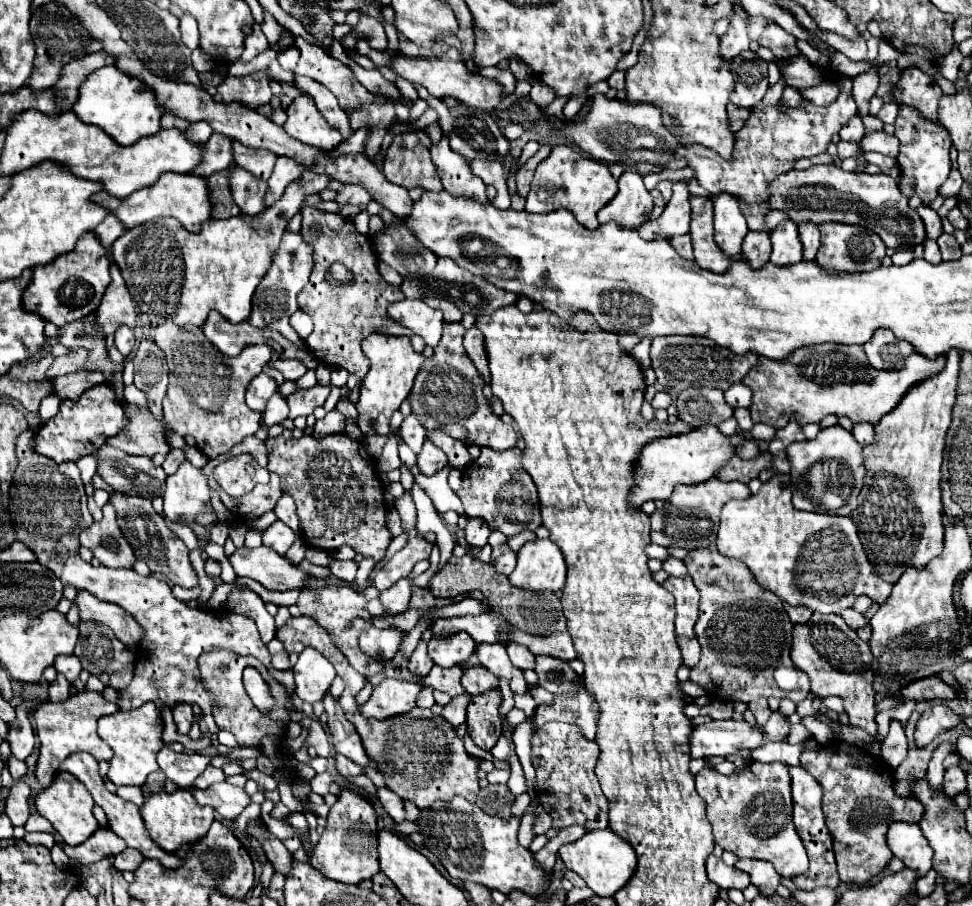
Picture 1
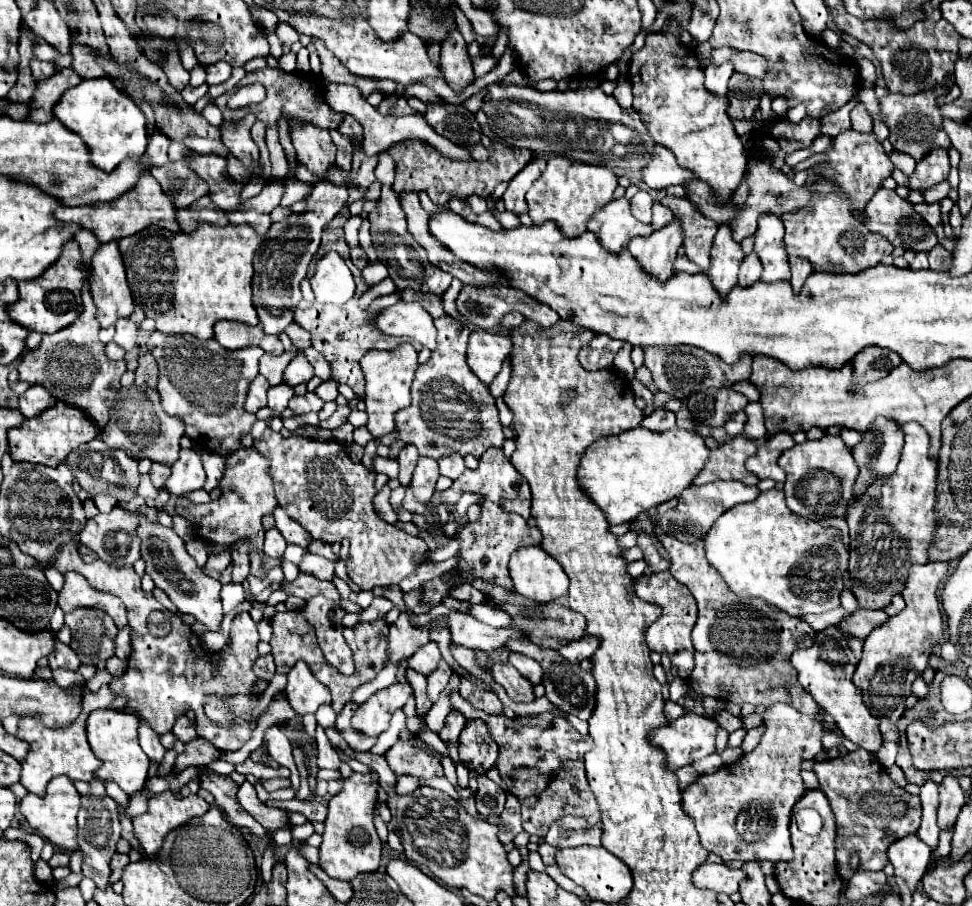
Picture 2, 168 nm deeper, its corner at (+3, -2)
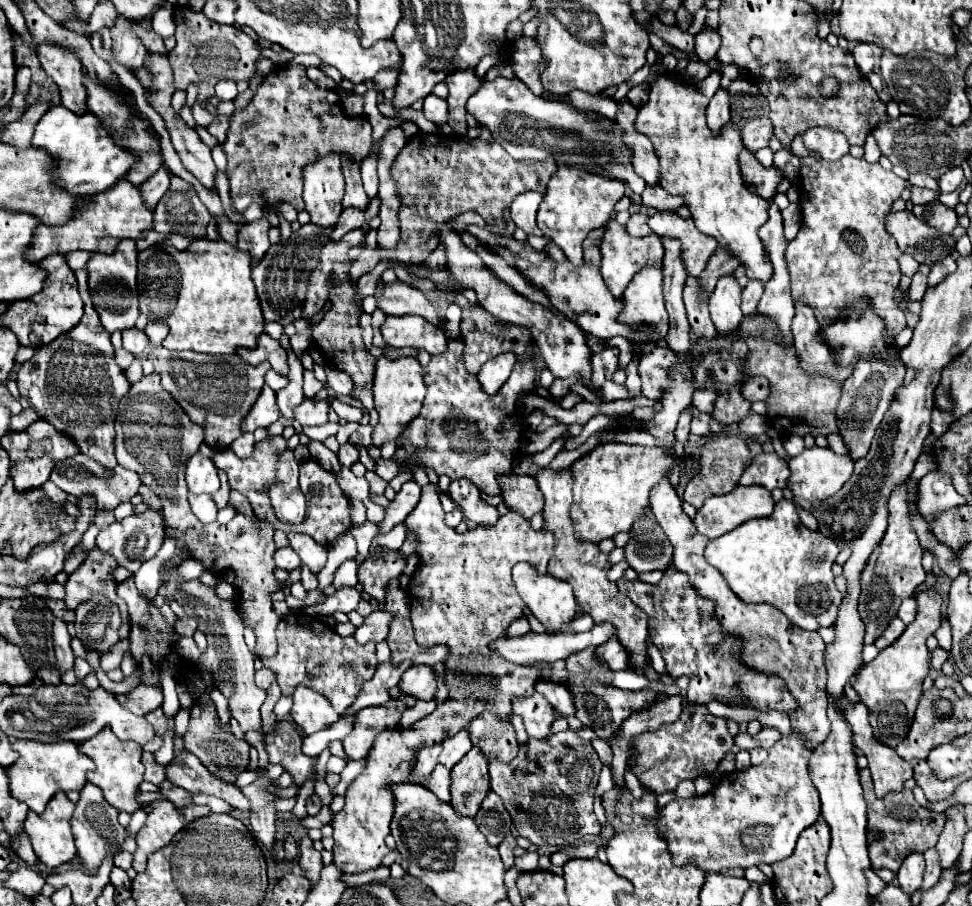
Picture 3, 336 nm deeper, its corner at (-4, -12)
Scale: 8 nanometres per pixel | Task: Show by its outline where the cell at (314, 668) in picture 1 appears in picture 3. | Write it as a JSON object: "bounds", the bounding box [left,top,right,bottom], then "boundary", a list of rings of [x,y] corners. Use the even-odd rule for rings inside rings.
{"bounds":[291,686,339,736],"boundary":[[[299,686],[293,694],[291,718],[309,736],[335,724],[339,720],[339,714],[331,708],[331,702],[327,698],[319,696],[319,692]]]}

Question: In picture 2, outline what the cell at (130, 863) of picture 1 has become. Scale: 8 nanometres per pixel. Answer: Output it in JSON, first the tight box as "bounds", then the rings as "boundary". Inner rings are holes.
{"bounds":[110,854,130,882],"boundary":[[[114,854],[112,856],[112,862],[110,862],[110,868],[112,868],[112,876],[110,876],[110,880],[112,882],[116,882],[116,880],[120,880],[122,878],[122,870],[126,868],[126,864],[130,862],[130,856],[128,854]]]}

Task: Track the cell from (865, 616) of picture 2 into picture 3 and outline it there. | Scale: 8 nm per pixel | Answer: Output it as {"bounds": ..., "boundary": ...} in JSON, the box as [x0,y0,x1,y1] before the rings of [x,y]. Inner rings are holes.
{"bounds":[875,618,905,650],"boundary":[[[893,618],[893,622],[889,624],[889,628],[883,632],[883,636],[881,636],[879,640],[875,640],[875,646],[877,646],[879,650],[891,646],[891,644],[903,634],[903,630],[905,630],[905,624],[903,624],[899,618]]]}

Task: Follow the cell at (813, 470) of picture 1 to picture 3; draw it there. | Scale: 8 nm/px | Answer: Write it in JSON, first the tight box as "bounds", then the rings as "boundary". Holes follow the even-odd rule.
{"bounds":[787,446,853,510],"boundary":[[[813,446],[813,448],[805,448],[799,456],[791,458],[789,460],[789,470],[791,470],[789,484],[787,484],[789,490],[793,492],[795,500],[805,510],[811,510],[813,502],[821,502],[821,500],[825,500],[825,498],[829,498],[829,496],[833,496],[835,492],[841,490],[841,486],[853,474],[853,462],[851,462],[851,458],[839,456],[833,450],[829,450],[829,448]]]}

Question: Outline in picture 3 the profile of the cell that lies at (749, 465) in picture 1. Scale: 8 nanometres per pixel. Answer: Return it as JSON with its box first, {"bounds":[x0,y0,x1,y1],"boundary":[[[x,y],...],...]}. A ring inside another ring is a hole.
{"bounds":[683,434,751,508],"boundary":[[[719,434],[719,436],[713,436],[701,448],[701,454],[699,454],[699,470],[693,474],[691,482],[687,484],[685,494],[683,494],[683,500],[689,502],[695,508],[701,508],[707,498],[731,492],[737,486],[739,476],[743,474],[745,464],[749,460],[751,460],[751,454],[747,450],[747,444],[745,444],[745,438],[743,436],[735,436],[735,434]]]}

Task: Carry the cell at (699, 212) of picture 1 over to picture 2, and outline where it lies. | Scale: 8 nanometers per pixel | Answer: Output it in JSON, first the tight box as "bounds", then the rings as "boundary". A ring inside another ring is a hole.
{"bounds":[660,196,718,270],"boundary":[[[666,196],[660,200],[664,206],[668,206],[684,226],[684,248],[686,256],[698,264],[702,270],[708,270],[710,266],[710,248],[712,248],[712,238],[718,230],[716,222],[708,220],[704,214],[688,202],[688,198],[676,198],[676,196]]]}

